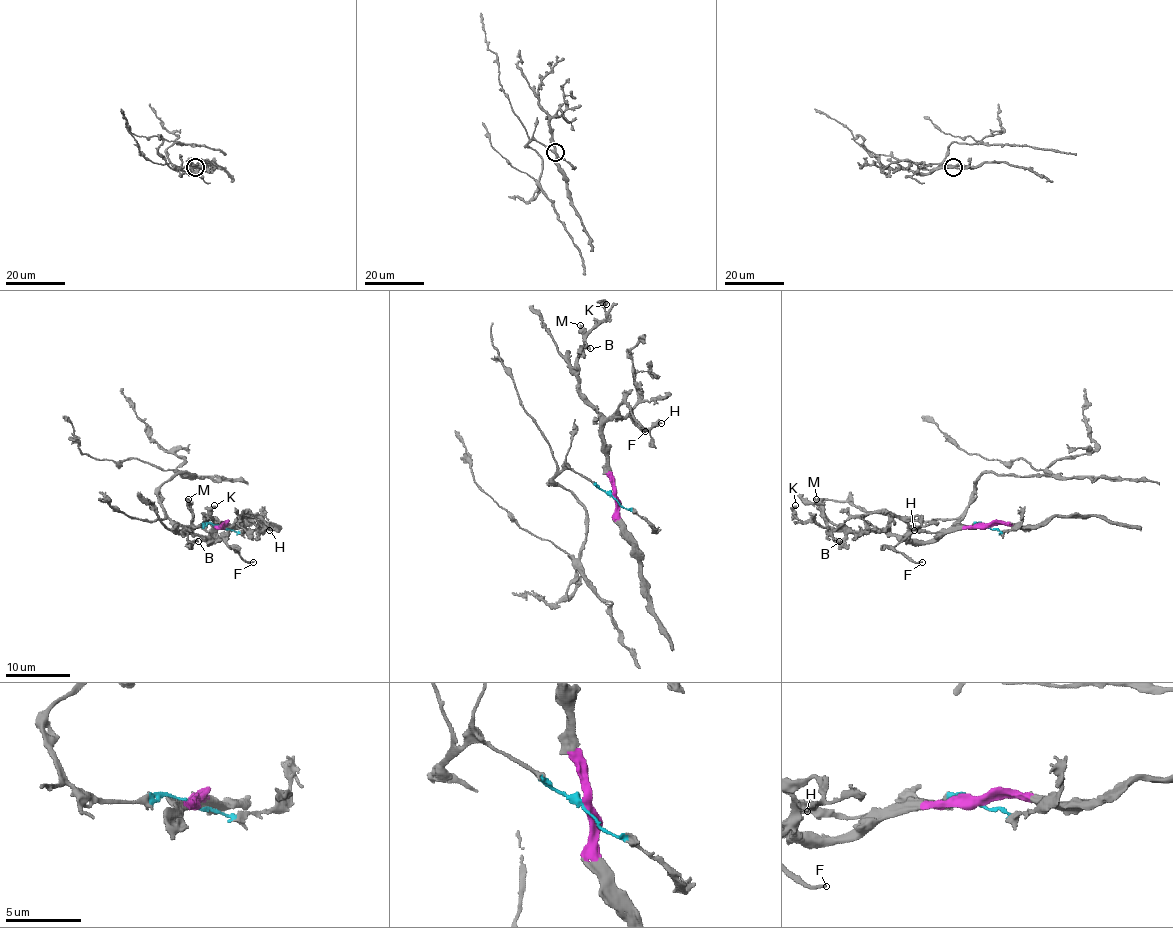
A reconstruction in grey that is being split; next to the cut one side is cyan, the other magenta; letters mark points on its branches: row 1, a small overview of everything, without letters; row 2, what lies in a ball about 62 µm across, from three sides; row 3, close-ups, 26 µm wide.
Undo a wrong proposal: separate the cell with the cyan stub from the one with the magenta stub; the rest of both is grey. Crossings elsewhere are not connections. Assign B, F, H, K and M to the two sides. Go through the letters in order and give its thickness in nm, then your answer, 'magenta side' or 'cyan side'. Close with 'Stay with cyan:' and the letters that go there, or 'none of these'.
B: 190 nm thick; magenta side
F: 200 nm thick; magenta side
H: 280 nm thick; magenta side
K: 340 nm thick; magenta side
M: 380 nm thick; magenta side
Stay with cyan: none of these

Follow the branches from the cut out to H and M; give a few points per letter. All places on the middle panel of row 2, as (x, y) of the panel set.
H: (613, 496), (613, 475), (608, 448), (602, 441), (602, 425), (629, 417), (641, 428), (662, 423)
M: (613, 496), (613, 475), (600, 415), (581, 393), (578, 357), (584, 333), (579, 325)

